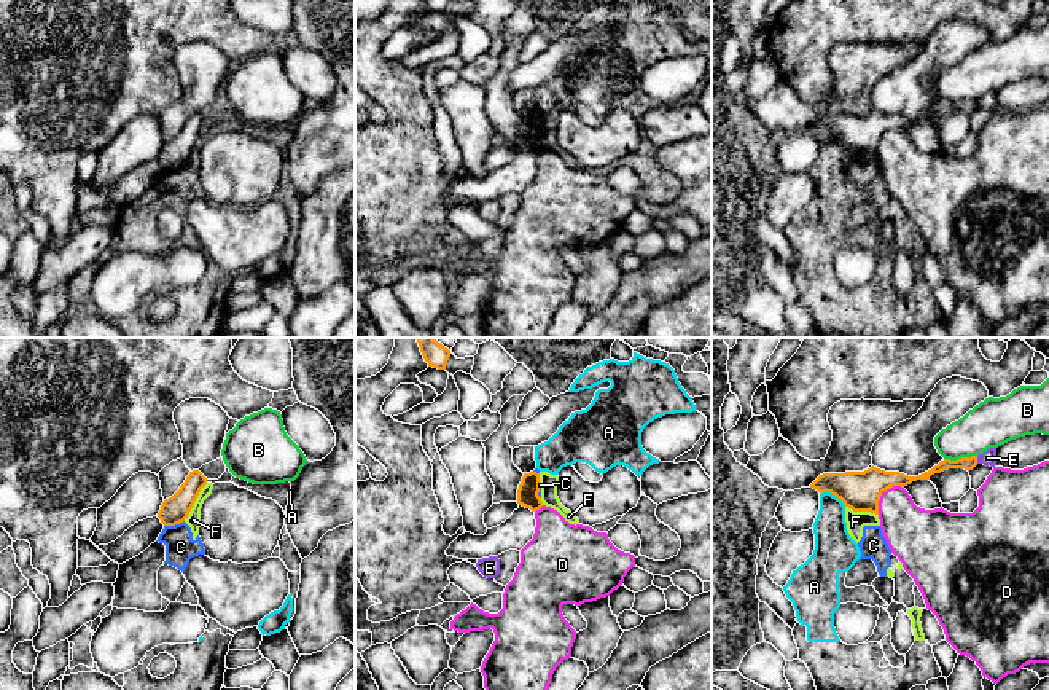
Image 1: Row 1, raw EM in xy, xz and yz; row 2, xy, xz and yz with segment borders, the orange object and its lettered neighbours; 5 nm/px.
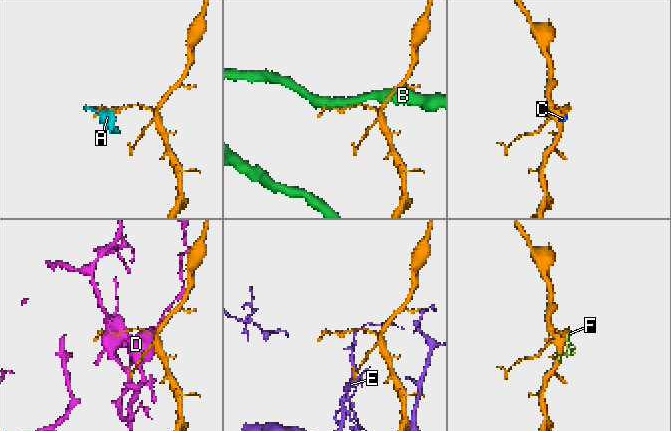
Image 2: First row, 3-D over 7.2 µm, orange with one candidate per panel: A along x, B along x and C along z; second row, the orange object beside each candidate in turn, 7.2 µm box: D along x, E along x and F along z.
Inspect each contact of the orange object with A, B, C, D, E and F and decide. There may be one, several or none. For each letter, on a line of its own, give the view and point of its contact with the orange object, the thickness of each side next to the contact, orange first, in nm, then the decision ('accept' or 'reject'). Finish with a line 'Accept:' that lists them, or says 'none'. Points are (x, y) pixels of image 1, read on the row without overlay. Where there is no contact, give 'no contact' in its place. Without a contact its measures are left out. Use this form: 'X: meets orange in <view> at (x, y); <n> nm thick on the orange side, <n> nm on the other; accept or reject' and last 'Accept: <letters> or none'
A: meets orange in yz at (833, 137); 200 nm thick on the orange side, 190 nm on the other; reject
B: meets orange in yz at (962, 101); 70 nm thick on the orange side, 240 nm on the other; reject
C: meets orange in xy at (174, 168); 140 nm thick on the orange side, 150 nm on the other; reject
D: meets orange in yz at (882, 134); 200 nm thick on the orange side, 260 nm on the other; reject
E: meets orange in yz at (976, 102); 70 nm thick on the orange side, 80 nm on the other; reject
F: meets orange in xy at (194, 144); 140 nm thick on the orange side, 70 nm on the other; reject
Accept: none

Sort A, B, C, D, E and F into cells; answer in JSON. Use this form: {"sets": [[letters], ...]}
{"sets": [["A", "C", "F"], ["B"], ["D"], ["E"]]}

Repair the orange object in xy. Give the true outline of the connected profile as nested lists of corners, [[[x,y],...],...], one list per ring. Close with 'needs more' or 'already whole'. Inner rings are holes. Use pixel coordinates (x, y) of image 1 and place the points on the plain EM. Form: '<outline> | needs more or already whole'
[[[199,113],[189,115],[180,132],[162,145],[158,156],[161,166],[164,169],[175,169],[183,166],[205,127],[207,121]]] | already whole

